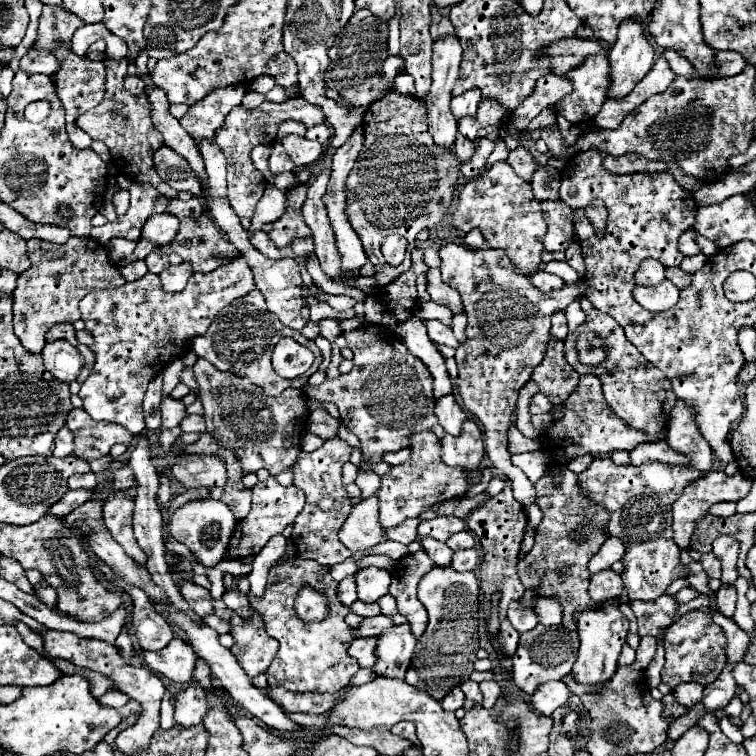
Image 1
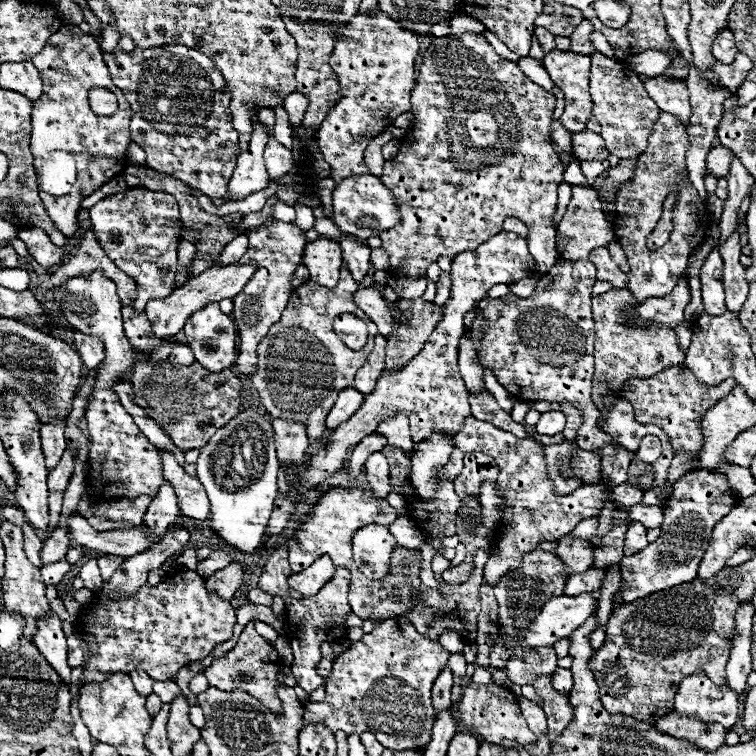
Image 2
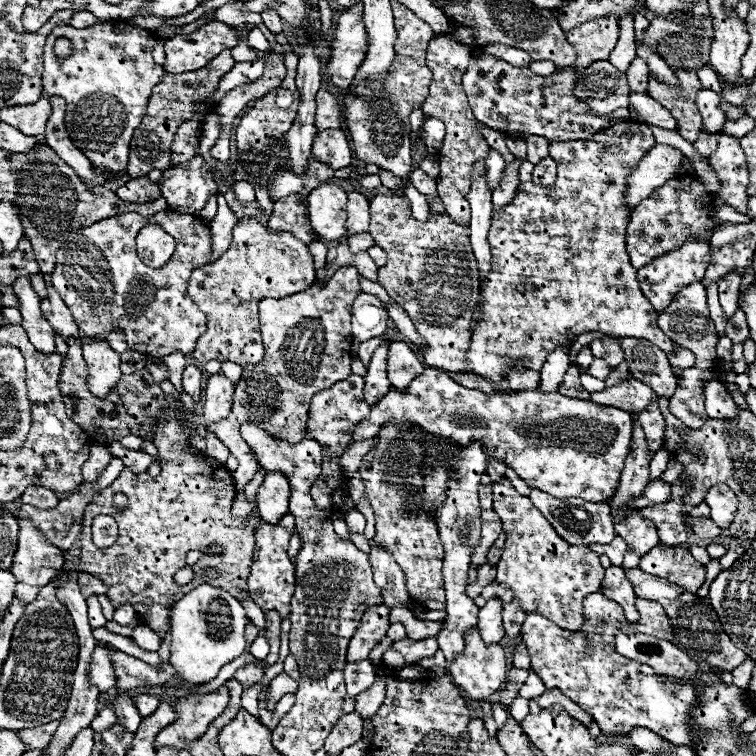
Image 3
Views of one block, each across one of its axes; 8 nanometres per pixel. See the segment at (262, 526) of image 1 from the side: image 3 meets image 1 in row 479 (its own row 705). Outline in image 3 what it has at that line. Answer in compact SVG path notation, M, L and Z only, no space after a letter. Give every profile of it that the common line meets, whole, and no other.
M278 674L276 678L270 680L270 686L268 686L268 710L272 712L276 708L276 702L288 694L288 692L296 692L298 688L298 682L292 680L288 674Z

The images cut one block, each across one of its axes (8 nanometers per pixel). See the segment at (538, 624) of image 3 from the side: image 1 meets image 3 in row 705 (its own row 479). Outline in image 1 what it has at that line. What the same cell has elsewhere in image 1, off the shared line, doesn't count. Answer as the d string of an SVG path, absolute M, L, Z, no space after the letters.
M608 456L602 458L594 458L592 464L578 474L578 486L582 488L584 496L596 506L602 506L608 514L610 520L606 524L606 536L608 538L620 538L626 546L626 552L622 556L622 582L624 582L624 590L626 590L626 600L634 602L634 600L654 600L658 596L662 596L668 586L686 576L686 568L680 564L680 548L676 546L676 542L672 540L672 504L682 496L684 488L698 480L702 474L694 472L692 468L686 466L666 466L662 462L648 462L642 466L616 466Z

